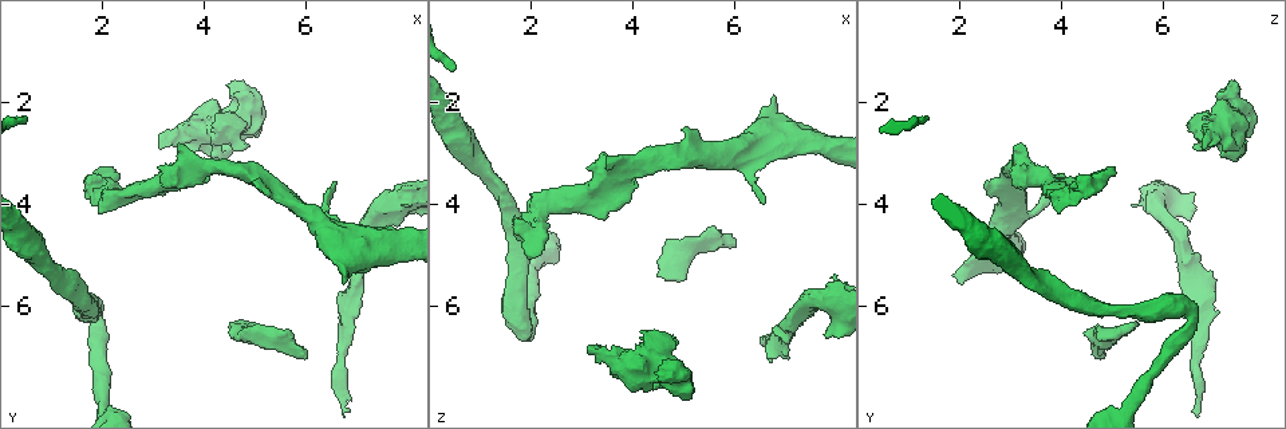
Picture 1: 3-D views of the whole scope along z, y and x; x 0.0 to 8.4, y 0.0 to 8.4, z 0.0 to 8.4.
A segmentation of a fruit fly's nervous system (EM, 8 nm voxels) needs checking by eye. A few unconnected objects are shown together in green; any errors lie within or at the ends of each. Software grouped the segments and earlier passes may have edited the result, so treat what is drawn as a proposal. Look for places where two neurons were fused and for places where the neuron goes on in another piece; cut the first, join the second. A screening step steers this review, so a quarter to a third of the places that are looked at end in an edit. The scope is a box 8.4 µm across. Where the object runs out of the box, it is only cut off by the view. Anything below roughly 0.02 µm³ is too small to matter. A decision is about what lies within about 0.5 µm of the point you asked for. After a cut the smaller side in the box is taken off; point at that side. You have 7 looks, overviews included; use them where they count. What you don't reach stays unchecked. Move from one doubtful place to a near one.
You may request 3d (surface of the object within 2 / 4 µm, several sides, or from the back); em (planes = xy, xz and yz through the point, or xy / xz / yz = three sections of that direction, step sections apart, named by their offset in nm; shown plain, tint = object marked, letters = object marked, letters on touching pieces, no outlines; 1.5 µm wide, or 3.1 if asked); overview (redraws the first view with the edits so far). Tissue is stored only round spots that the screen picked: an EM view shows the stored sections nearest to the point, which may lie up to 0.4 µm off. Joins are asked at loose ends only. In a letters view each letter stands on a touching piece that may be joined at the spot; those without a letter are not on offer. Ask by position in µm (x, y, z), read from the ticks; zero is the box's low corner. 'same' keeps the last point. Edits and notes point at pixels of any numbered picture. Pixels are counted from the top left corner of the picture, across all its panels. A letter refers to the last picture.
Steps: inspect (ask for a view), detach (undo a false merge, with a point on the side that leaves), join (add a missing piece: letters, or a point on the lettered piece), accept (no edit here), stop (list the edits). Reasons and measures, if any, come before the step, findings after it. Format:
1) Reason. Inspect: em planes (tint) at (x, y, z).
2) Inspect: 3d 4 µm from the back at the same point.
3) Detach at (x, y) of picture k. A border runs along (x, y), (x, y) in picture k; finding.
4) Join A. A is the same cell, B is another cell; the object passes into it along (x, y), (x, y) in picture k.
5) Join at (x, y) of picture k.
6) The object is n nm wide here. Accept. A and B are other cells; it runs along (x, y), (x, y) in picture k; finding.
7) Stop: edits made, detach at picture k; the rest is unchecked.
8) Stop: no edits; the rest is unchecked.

Sharp bend. Inspect: em planes (letters) at (1.90, 6.10, 6.60).

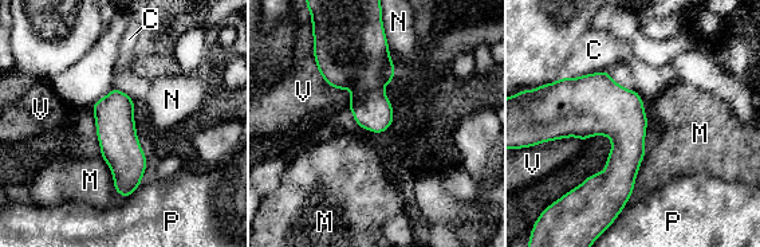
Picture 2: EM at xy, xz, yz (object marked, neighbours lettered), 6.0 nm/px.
The object is 240 nm wide here. Accept. C, M, N, P and V are other cells; it runs along (114, 91), (128, 192) in picture 2; continuous, no second neuron.

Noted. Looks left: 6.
Branch stops here. Inspect: 3d 4 µm at (4.50, 6.35, 5.40).

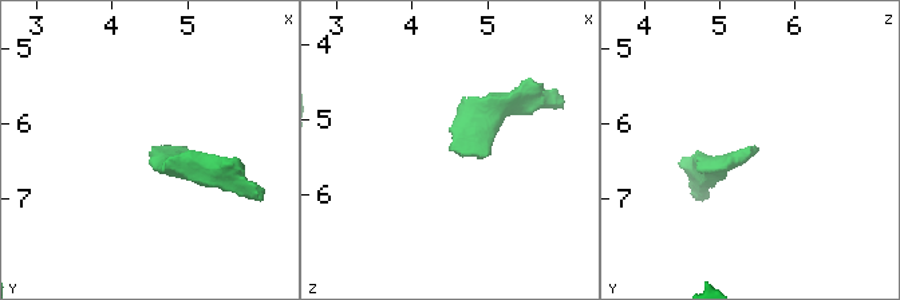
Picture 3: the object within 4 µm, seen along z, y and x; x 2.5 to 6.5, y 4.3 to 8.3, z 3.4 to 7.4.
Need the tissue. Inspect: em planes (letters) at (4.45, 6.35, 5.45).

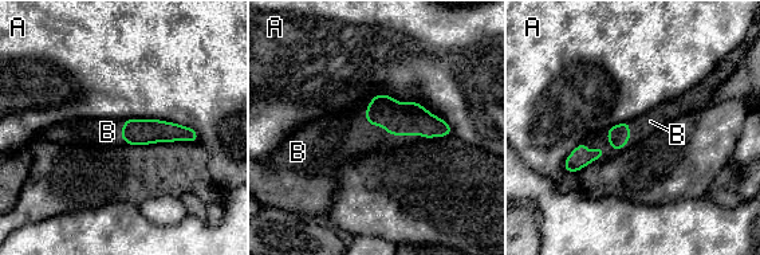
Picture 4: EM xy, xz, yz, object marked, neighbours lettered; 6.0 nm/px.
Join B. B is the same cell, A is another cell; the object passes into it along (398, 118), (390, 134), (359, 138) in picture 4; it goes on there.

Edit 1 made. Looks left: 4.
Redraw. Inspect: overview.

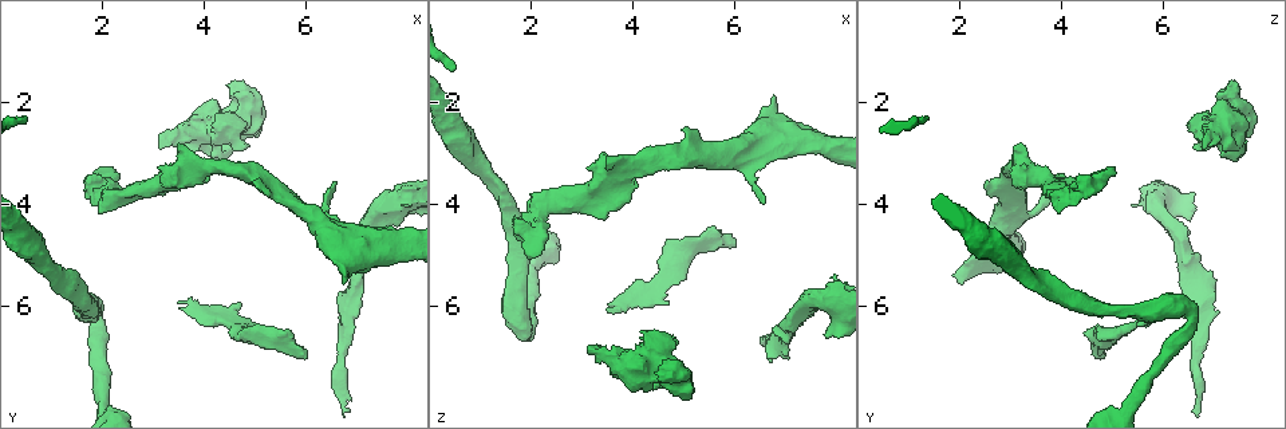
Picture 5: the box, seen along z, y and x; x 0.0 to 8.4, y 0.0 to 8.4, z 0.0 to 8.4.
An open end. Inspect: em planes (letters) at (6.95, 5.60, 7.00).

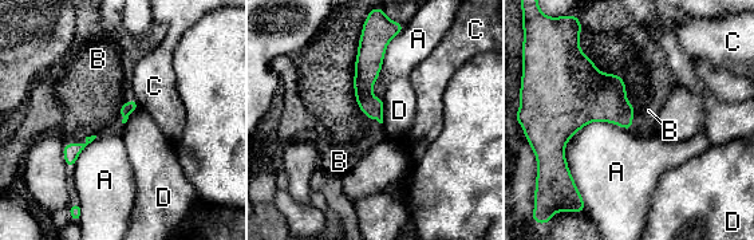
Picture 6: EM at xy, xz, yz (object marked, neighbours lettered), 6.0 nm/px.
Join B. B is the same cell, A, C and D are other cells; the neuron continues.

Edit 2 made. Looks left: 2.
Stop: edits made, join at picture 4, join at picture 6; the rest is unchecked.

